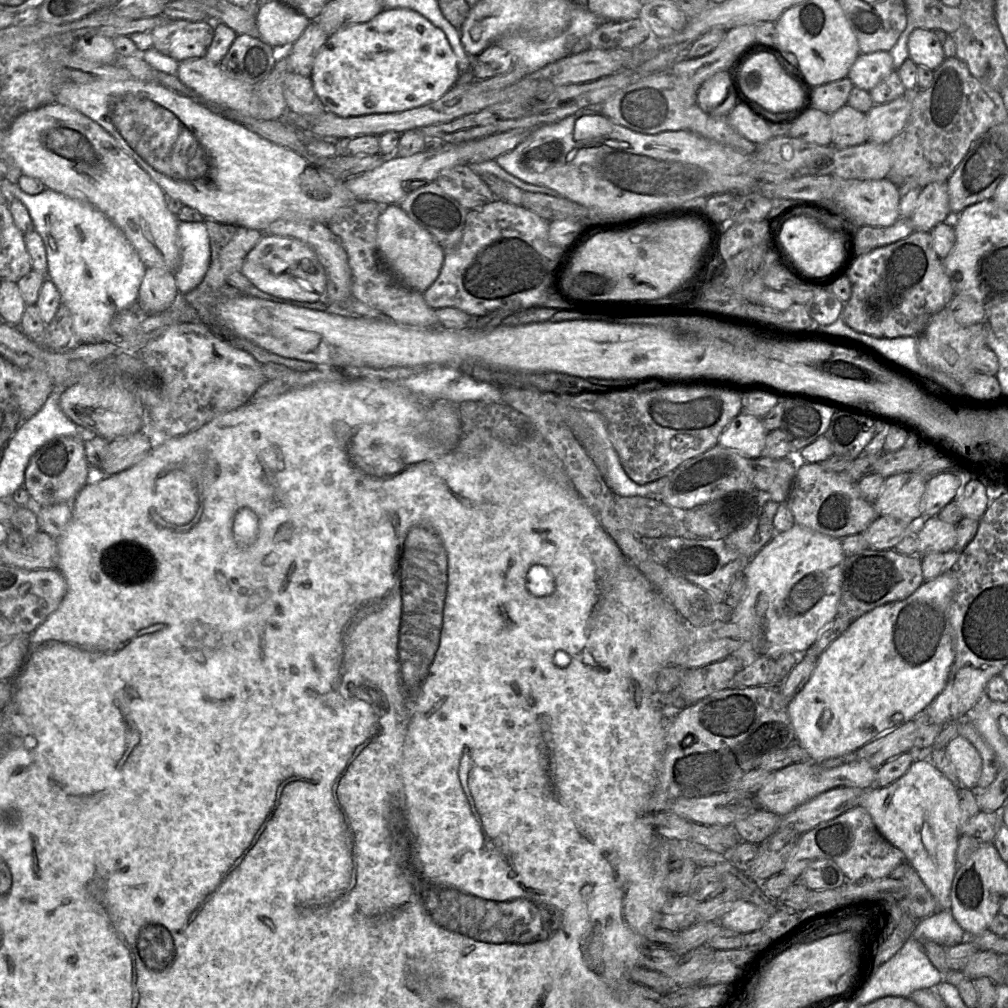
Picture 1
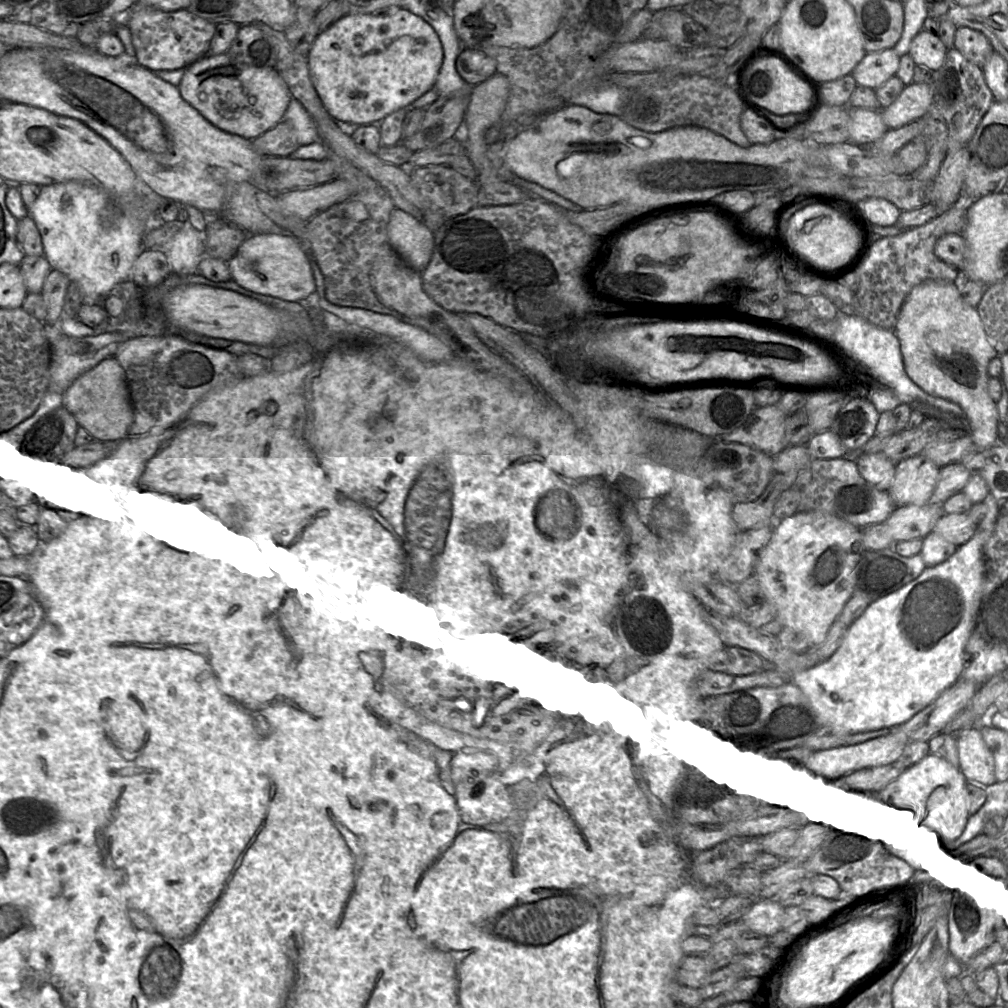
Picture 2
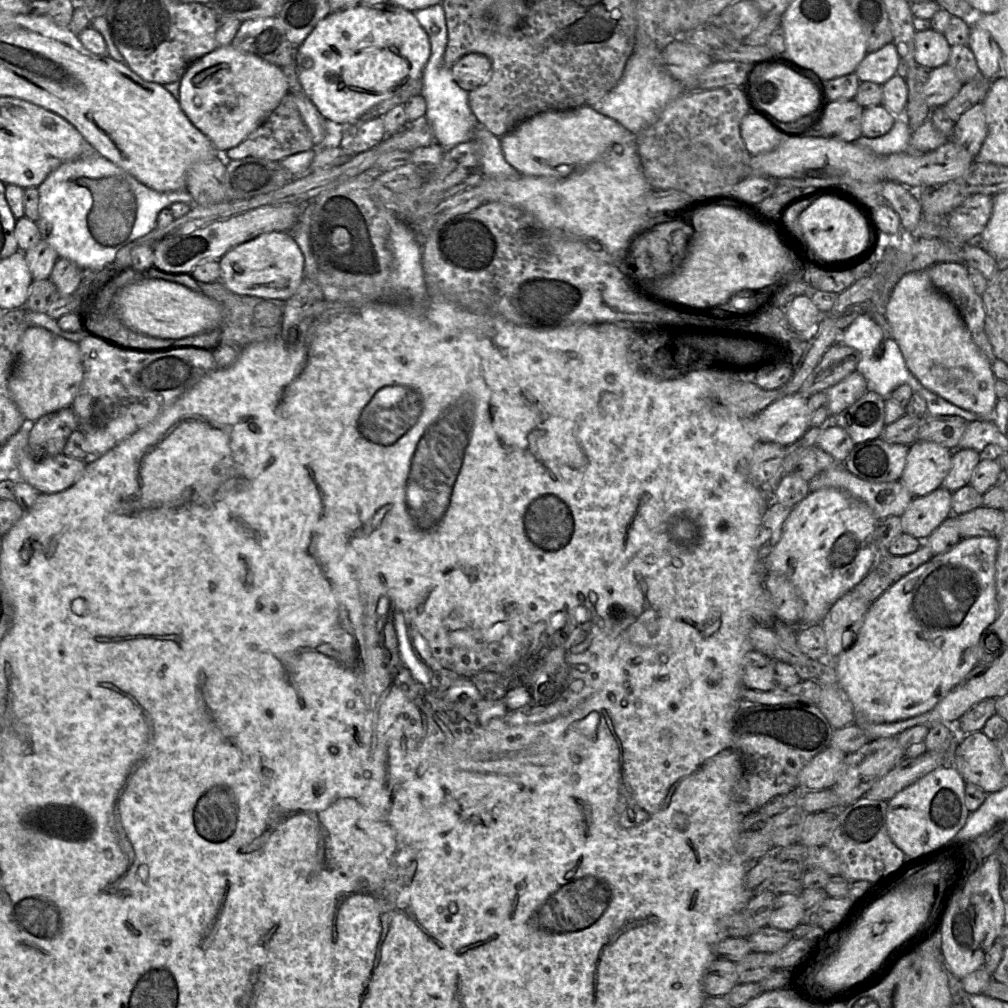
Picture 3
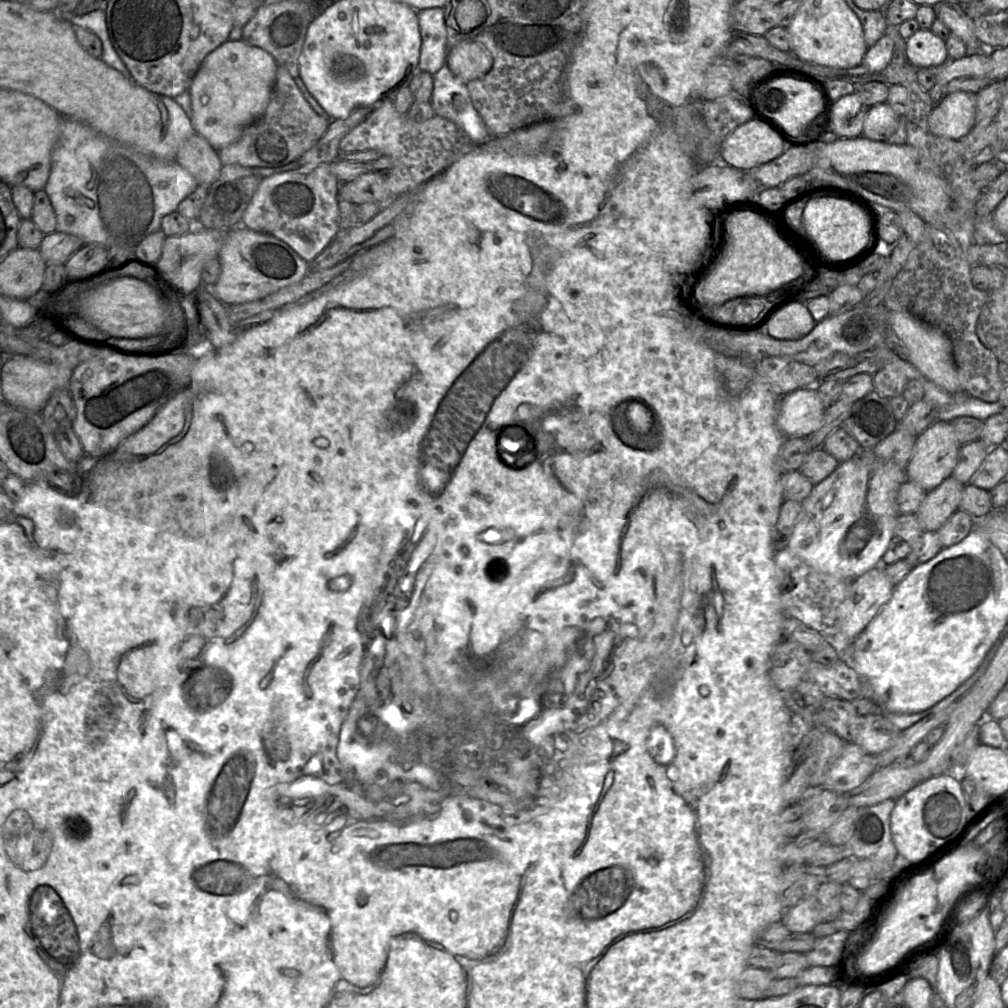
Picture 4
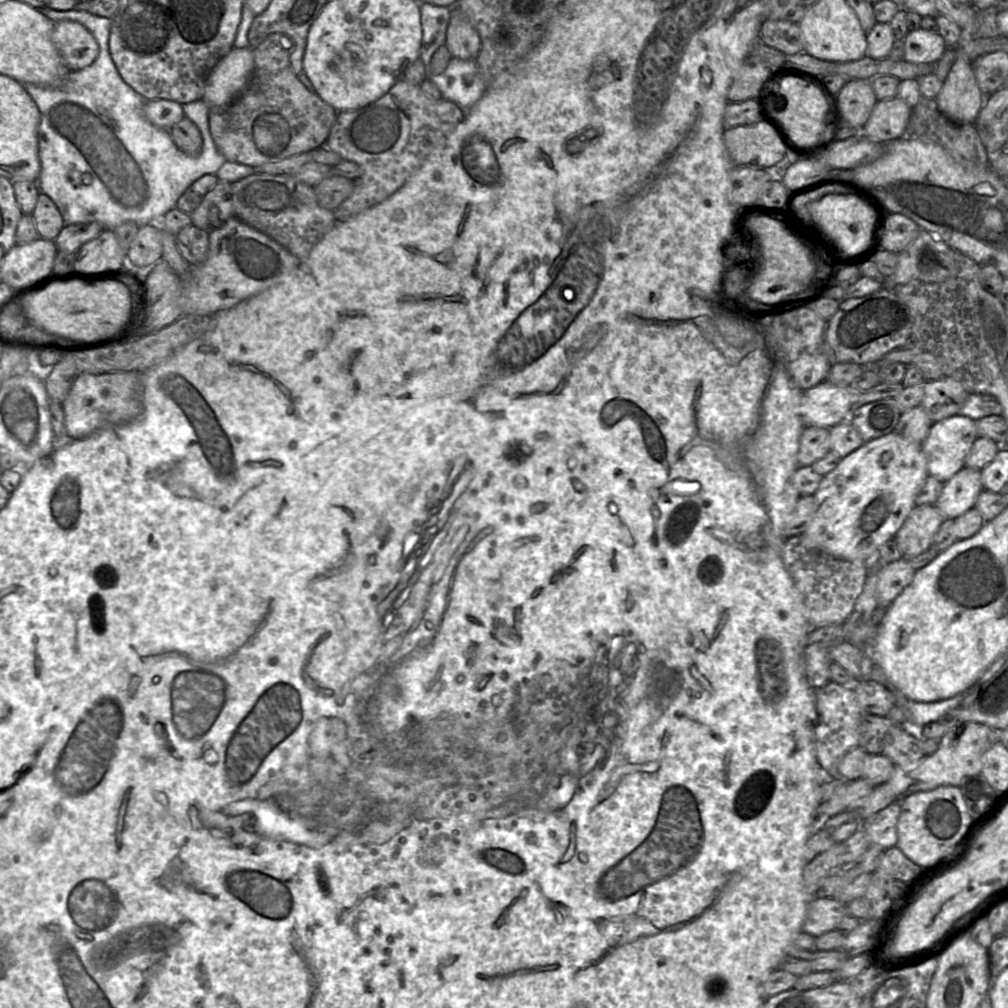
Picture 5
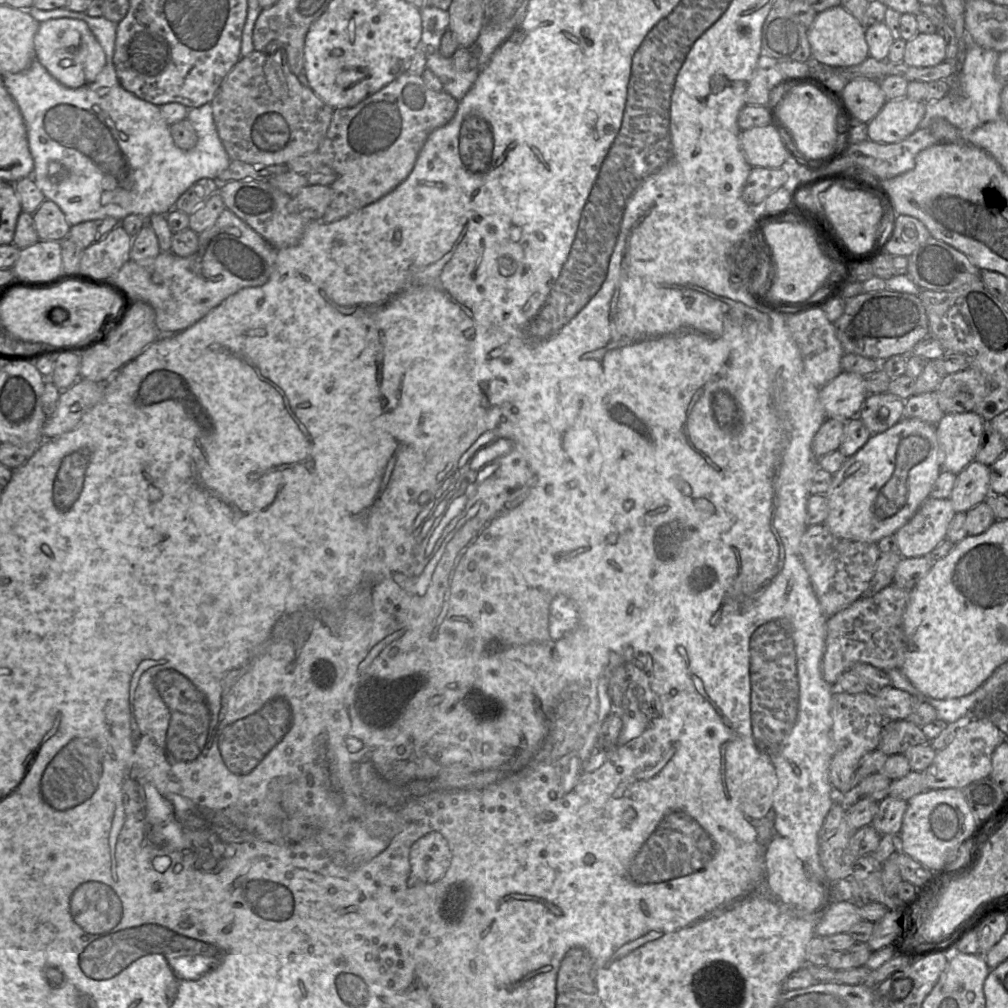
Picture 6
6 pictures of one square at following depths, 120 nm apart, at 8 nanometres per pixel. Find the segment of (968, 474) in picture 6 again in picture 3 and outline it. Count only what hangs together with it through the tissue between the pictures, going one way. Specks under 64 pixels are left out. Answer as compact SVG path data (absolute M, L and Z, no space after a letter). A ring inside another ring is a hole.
M939 487L927 495L913 498L900 516L903 532L925 540L952 514L952 495L949 490Z

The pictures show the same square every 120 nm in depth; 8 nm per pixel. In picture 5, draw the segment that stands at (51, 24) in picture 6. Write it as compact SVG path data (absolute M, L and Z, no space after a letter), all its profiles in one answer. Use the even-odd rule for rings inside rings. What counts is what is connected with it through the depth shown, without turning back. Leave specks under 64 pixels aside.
M76 21L54 23L52 40L68 71L91 65L99 54L99 45L90 31Z

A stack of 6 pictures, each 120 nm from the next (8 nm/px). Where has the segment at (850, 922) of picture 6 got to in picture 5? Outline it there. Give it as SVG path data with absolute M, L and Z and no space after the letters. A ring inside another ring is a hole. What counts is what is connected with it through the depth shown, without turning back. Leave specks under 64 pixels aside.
M812 898L802 932L817 937L835 930L839 921L848 914L846 905L833 898Z

